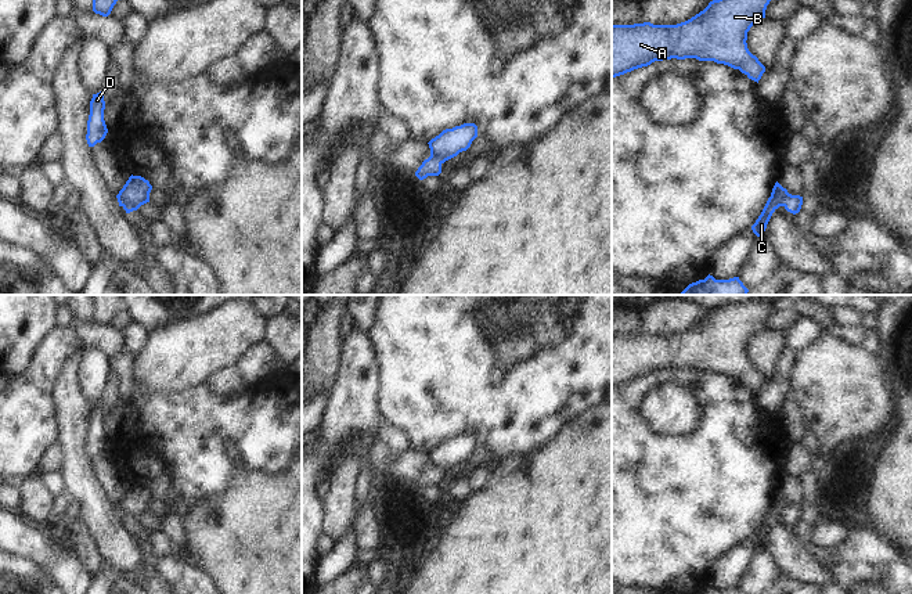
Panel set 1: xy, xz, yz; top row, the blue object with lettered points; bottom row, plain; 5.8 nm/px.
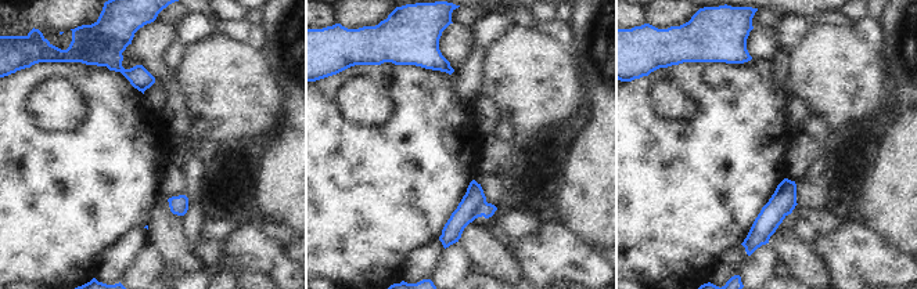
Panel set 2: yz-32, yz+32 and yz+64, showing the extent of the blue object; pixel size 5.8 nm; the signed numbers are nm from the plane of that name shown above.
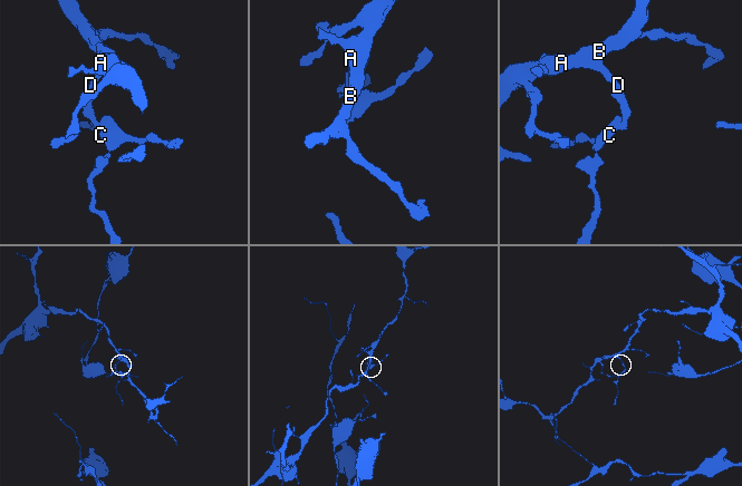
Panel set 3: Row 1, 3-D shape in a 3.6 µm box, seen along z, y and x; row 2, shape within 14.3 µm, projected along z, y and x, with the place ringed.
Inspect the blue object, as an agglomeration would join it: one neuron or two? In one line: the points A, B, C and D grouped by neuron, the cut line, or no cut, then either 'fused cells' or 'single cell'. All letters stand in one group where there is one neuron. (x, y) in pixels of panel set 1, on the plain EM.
A B D / C; cut in yz along (790, 504), (782, 515); fused cells

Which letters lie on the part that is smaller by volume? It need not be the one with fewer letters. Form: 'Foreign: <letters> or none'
Foreign: C

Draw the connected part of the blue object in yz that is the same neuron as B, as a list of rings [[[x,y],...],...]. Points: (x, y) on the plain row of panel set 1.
[[[760,300],[713,310],[691,330],[677,335],[612,335],[612,388],[655,371],[696,368],[739,379],[758,393],[765,377],[747,359],[747,342],[765,328],[771,310],[787,307]]]

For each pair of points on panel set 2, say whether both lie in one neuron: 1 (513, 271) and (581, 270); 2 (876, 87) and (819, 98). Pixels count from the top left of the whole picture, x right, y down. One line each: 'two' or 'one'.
1: two
2: one

